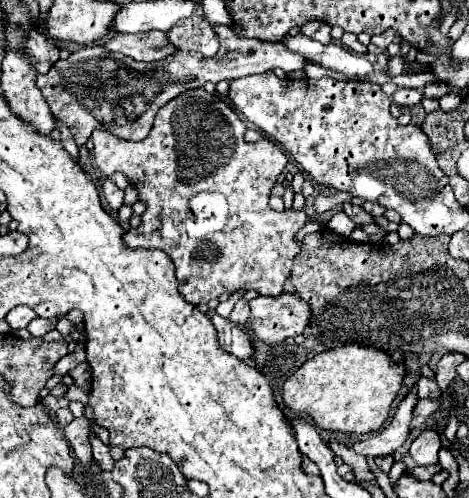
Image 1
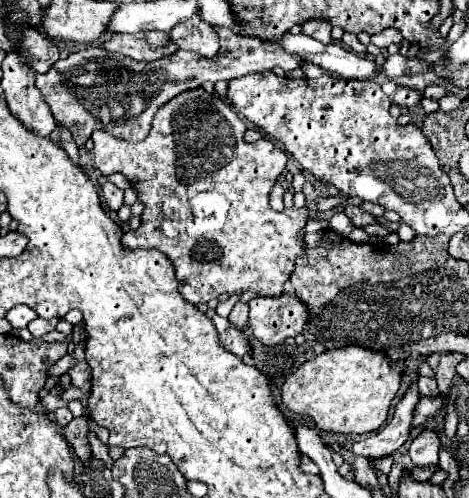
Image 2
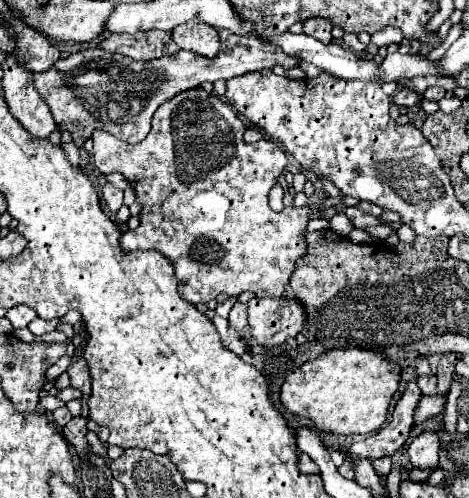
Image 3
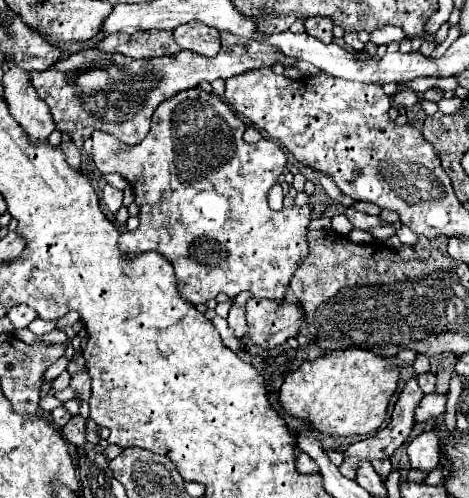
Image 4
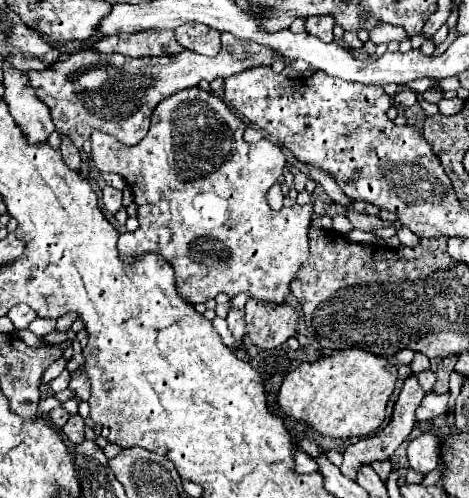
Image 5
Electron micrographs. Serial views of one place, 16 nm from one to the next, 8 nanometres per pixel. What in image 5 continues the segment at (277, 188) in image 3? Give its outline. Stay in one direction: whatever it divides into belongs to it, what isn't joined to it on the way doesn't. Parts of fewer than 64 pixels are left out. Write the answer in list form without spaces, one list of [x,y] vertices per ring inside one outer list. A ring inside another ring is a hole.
[[[274,184],[270,190],[268,190],[268,204],[272,210],[280,210],[282,208],[282,192],[280,192],[280,184]]]

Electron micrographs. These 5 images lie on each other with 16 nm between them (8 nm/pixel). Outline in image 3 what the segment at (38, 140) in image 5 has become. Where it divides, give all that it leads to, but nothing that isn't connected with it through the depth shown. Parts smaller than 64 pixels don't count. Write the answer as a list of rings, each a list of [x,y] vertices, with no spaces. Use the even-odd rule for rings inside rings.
[[[16,60],[2,62],[4,78],[4,100],[10,108],[10,114],[24,126],[24,130],[32,138],[48,138],[52,130],[56,130],[56,122],[52,120],[48,104],[40,98],[32,84],[32,72],[20,68]]]

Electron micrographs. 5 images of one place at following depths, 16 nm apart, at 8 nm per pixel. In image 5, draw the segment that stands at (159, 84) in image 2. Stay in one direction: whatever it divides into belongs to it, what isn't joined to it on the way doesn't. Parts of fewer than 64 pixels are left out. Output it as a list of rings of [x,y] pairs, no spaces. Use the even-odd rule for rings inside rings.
[[[222,34],[222,50],[218,56],[202,56],[192,50],[184,50],[178,56],[160,56],[160,58],[126,58],[122,54],[98,54],[92,50],[80,50],[72,54],[66,62],[56,62],[50,68],[36,72],[28,70],[28,82],[34,88],[36,96],[50,108],[56,132],[68,136],[72,144],[80,150],[82,144],[90,138],[94,130],[102,130],[114,136],[126,146],[138,144],[148,128],[150,116],[156,104],[170,96],[172,92],[192,88],[200,80],[212,82],[214,78],[232,76],[244,68],[256,64],[270,64],[278,56],[272,48],[240,40],[236,36]],[[110,58],[116,58],[116,68],[110,64]]]

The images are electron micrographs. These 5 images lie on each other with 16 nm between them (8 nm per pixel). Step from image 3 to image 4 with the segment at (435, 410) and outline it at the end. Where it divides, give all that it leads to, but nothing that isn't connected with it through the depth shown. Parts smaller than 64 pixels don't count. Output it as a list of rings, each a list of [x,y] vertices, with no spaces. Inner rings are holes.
[[[426,394],[420,406],[416,408],[416,422],[424,422],[424,420],[444,414],[446,402],[448,402],[448,394]]]

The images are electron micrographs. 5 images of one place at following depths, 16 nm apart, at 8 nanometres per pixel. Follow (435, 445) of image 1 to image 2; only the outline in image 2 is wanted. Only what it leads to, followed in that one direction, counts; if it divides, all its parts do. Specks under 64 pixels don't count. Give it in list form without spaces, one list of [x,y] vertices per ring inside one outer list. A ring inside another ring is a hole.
[[[424,430],[420,436],[416,436],[408,448],[408,454],[418,468],[430,468],[438,466],[438,450],[440,450],[440,438],[436,432]]]

